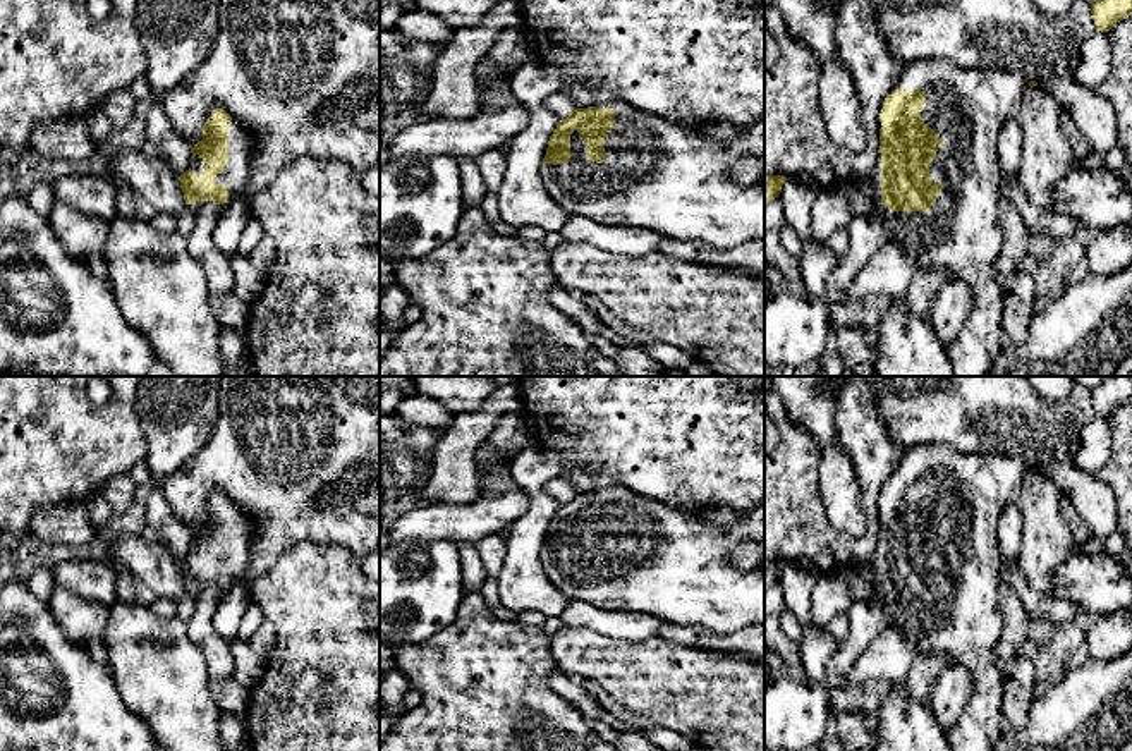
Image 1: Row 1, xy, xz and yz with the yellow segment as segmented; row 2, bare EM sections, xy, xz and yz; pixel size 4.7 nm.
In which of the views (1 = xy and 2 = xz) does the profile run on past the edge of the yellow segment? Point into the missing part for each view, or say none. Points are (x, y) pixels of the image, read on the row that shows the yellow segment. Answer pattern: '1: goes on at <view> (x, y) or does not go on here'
1: goes on at xy (236, 174)
2: goes on at xz (662, 176)

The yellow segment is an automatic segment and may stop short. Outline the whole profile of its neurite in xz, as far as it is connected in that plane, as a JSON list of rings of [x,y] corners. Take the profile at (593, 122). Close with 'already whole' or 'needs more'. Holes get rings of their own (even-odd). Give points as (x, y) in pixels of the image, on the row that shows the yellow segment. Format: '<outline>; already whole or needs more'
[[[612,101],[575,108],[560,120],[539,174],[550,198],[569,215],[728,249],[764,239],[764,186],[733,180],[733,167],[744,158],[758,160],[764,172],[764,117],[739,129],[730,143],[716,143],[680,122]]]; needs more

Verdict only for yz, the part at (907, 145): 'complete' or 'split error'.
split error

